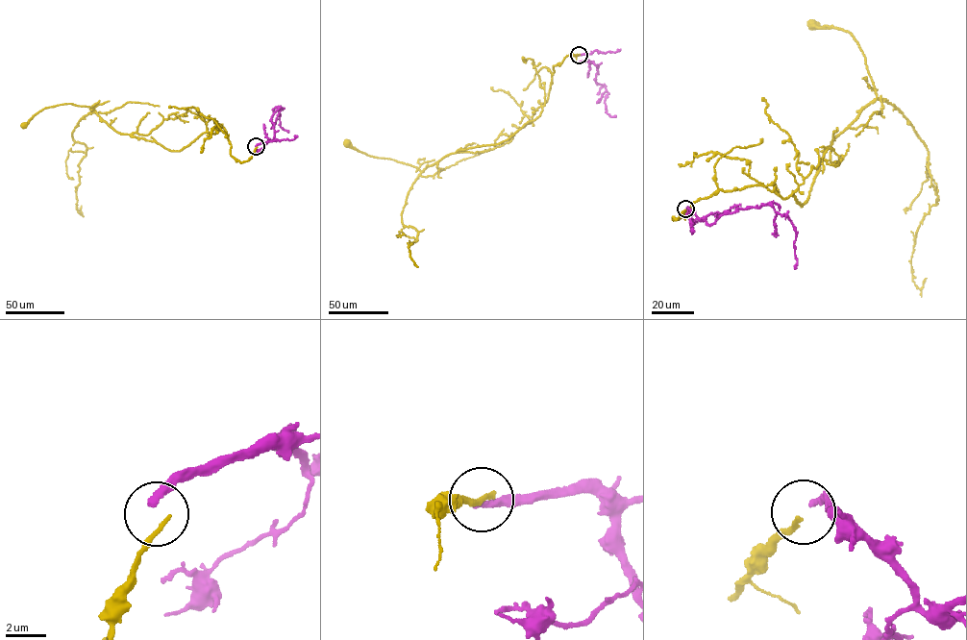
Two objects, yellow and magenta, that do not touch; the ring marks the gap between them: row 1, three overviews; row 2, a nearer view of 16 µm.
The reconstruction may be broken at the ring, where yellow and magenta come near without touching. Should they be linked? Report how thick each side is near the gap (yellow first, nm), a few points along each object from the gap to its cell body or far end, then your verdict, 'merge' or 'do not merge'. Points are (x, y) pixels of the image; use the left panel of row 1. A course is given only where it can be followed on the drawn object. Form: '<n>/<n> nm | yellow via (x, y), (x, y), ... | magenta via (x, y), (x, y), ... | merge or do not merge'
280/320 nm | yellow via (256, 147), (236, 160), (218, 124), (169, 150), (69, 103), (23, 125) | magenta via (256, 146), (272, 140), (274, 124), (271, 117), (280, 108), (283, 109), (279, 110), (281, 127), (288, 131) | do not merge

